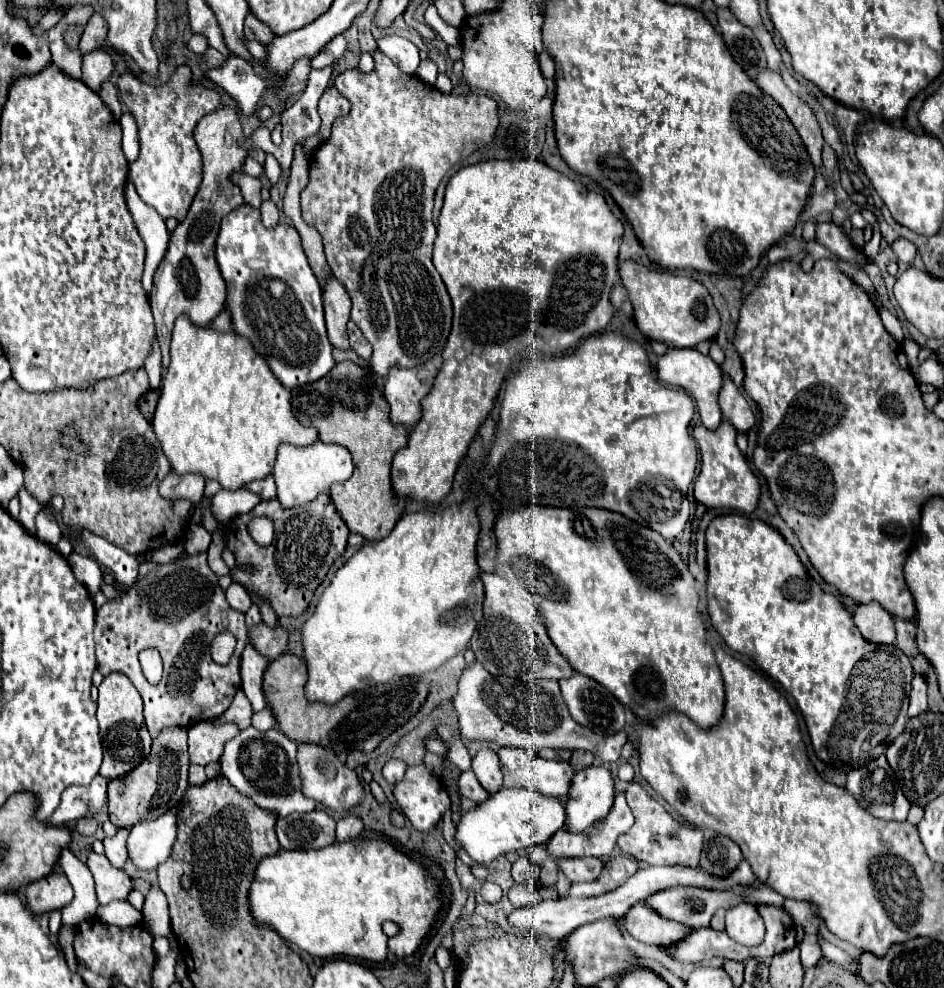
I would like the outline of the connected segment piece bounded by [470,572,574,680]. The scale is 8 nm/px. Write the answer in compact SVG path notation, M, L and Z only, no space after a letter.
M482 572L480 578L484 582L486 600L484 600L484 616L478 622L478 628L470 640L470 650L474 652L476 660L494 676L504 674L522 680L570 678L574 670L546 634L546 628L536 614L532 592L520 582L508 582L498 574Z

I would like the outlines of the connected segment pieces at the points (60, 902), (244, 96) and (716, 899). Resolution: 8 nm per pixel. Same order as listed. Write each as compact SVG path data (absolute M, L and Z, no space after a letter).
M54 870L48 876L26 886L28 906L34 914L62 910L72 900L72 886L62 870Z
M238 56L226 58L224 64L212 68L208 76L236 100L244 114L254 114L258 98L266 92L268 86L264 80L260 80L260 76L256 76L256 72L252 72L252 66Z
M676 886L654 892L644 900L644 904L662 918L688 924L690 928L706 928L710 926L716 908L732 908L740 904L740 898L732 892Z

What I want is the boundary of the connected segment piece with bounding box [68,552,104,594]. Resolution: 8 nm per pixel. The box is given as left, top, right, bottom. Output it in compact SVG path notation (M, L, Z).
M78 552L68 556L68 562L72 564L72 570L76 572L76 578L84 582L90 594L96 594L104 582L104 572L100 564L92 556L82 556Z

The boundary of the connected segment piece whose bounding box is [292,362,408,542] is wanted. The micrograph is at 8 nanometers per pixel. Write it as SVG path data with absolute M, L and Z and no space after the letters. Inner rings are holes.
M340 362L318 382L300 386L296 392L292 390L292 408L304 426L312 424L318 428L322 442L342 444L354 456L354 474L348 482L330 488L332 502L350 532L362 534L370 542L388 536L408 502L404 498L396 498L390 478L392 458L406 444L408 428L404 424L392 424L382 384L374 380L370 370L354 362ZM312 408L318 412L312 414Z

